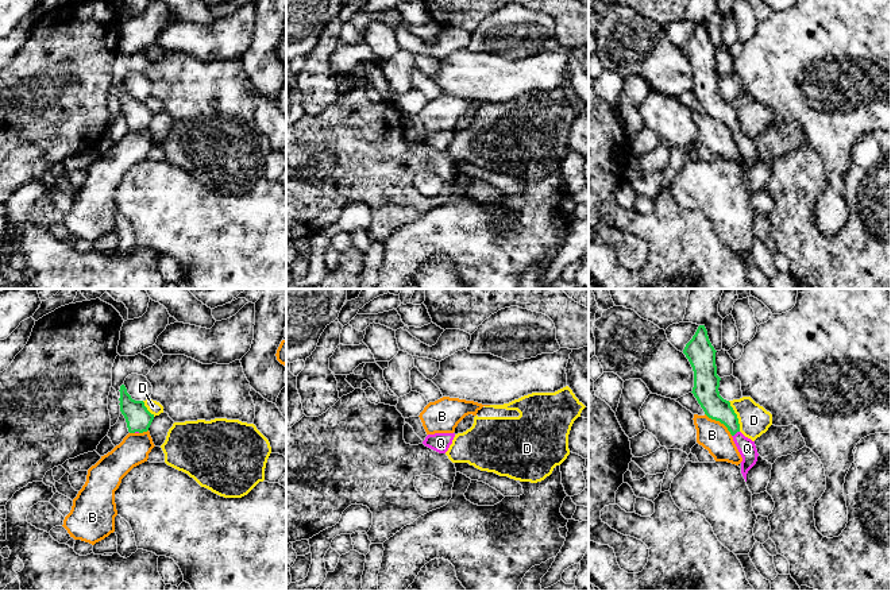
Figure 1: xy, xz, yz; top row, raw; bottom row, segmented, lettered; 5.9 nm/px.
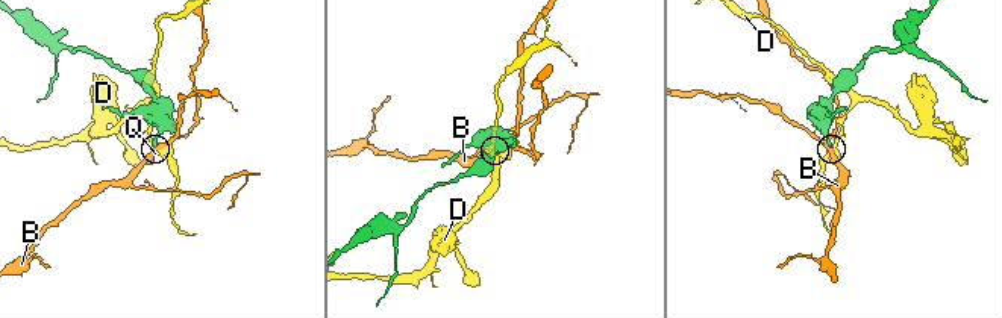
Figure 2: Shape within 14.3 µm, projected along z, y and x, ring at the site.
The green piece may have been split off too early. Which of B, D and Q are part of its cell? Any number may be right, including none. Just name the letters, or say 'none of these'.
Q

